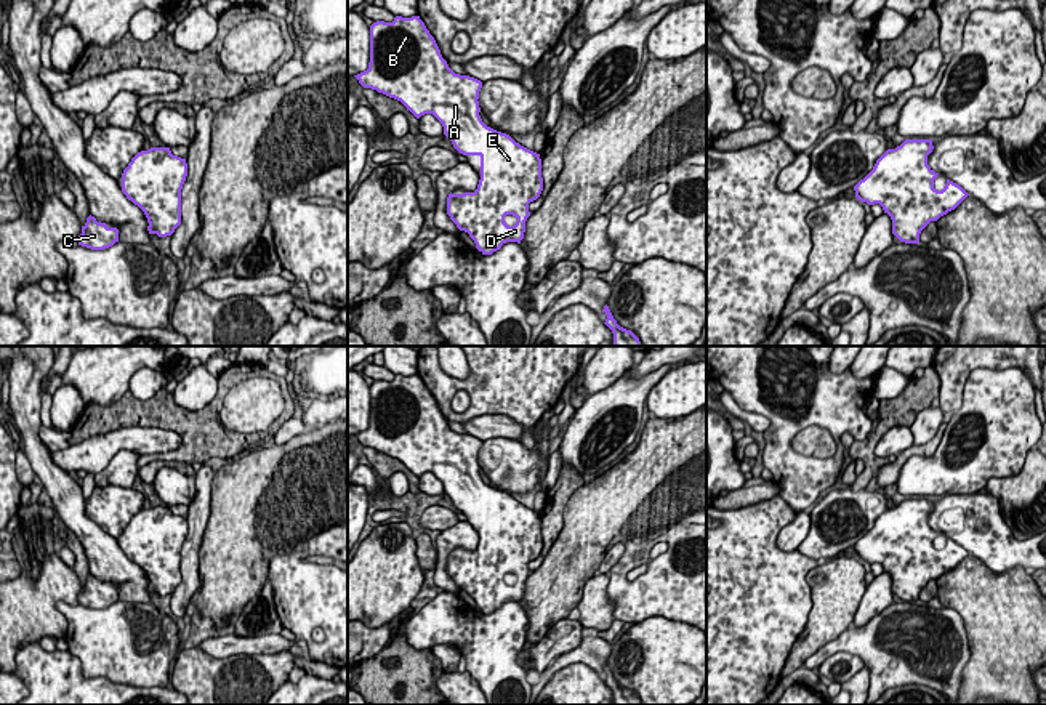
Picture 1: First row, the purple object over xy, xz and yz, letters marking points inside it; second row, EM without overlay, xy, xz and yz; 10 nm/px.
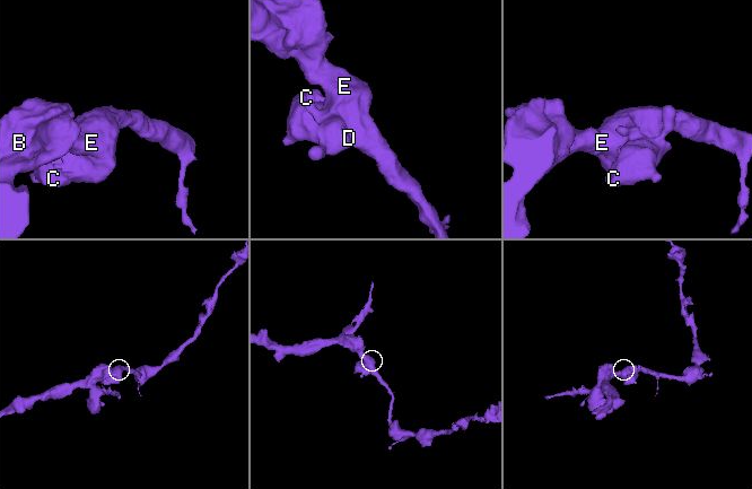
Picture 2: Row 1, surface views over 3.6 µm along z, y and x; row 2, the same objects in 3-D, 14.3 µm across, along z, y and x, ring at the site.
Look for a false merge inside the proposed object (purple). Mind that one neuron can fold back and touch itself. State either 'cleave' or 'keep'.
keep

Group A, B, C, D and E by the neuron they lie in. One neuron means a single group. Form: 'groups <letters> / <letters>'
groups A B C D E

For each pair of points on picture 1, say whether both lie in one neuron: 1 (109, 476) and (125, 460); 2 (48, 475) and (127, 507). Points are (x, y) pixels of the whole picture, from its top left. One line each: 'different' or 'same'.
1: same
2: different

